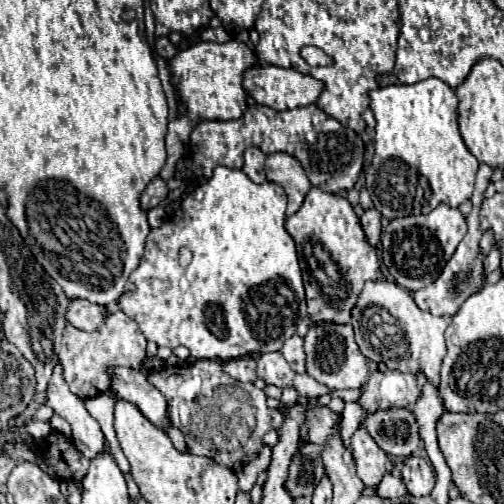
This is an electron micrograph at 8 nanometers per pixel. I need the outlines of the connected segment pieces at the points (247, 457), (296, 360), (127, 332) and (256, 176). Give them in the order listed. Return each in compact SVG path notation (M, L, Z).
M197 360L191 366L169 366L159 372L151 372L147 380L167 398L171 412L169 418L173 426L183 432L191 454L213 458L217 464L231 470L257 458L261 450L261 438L265 436L265 432L271 430L271 412L265 404L267 396L263 390L259 390L253 384L243 384L239 380L233 380L231 376L221 372L221 362L213 362L213 360Z
M291 336L289 340L285 340L281 354L285 356L285 360L289 362L289 366L295 372L305 372L305 352L303 352L303 338L301 336Z
M121 310L109 314L103 328L95 330L95 332L77 330L71 324L65 326L59 360L63 364L63 372L65 372L69 390L83 400L109 390L109 386L111 386L109 370L111 368L129 366L129 368L139 370L143 358L145 358L145 336L139 330L137 322L131 320L129 316L125 316Z
M249 146L245 150L245 164L243 164L243 172L257 184L265 182L265 154L257 148L257 146Z

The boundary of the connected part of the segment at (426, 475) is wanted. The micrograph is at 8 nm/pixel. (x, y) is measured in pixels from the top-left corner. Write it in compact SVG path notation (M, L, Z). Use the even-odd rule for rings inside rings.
M411 456L405 460L403 478L411 496L427 496L435 486L435 472L421 456Z

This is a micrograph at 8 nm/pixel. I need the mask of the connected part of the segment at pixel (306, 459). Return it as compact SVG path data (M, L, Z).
M301 444L299 452L291 458L289 474L285 480L285 490L293 498L311 496L315 486L325 476L325 468L321 464L319 452L321 448L317 448L315 444Z

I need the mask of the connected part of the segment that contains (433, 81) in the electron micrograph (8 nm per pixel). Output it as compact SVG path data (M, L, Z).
M427 78L417 84L393 84L375 88L369 92L369 106L377 120L375 128L375 156L367 168L367 190L375 204L387 220L397 216L411 216L421 212L431 212L437 204L445 202L451 208L467 202L473 194L475 172L479 168L477 158L467 150L457 124L457 96L439 78Z

